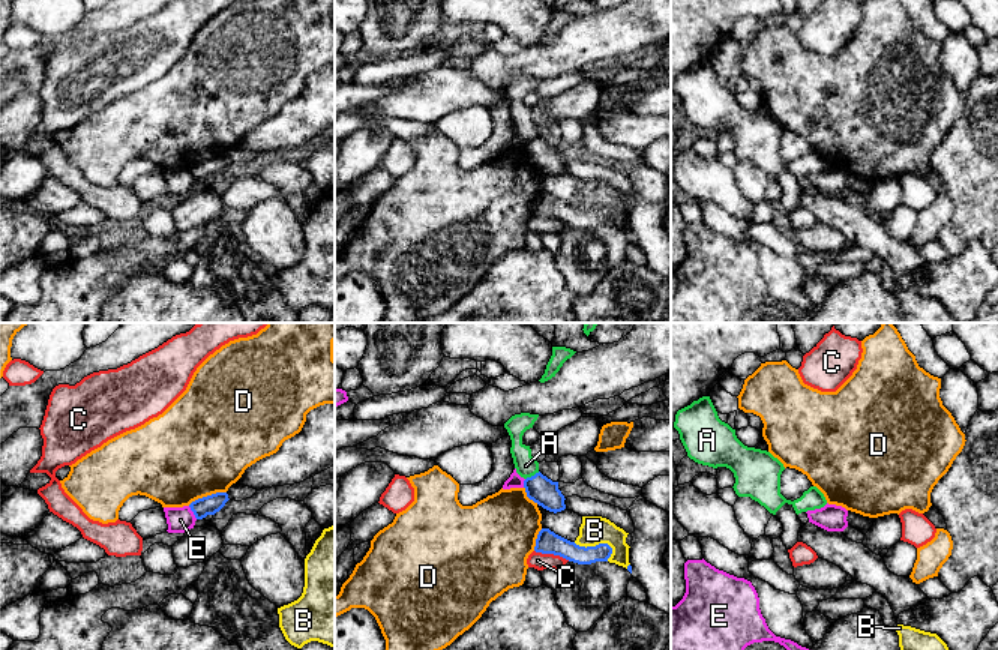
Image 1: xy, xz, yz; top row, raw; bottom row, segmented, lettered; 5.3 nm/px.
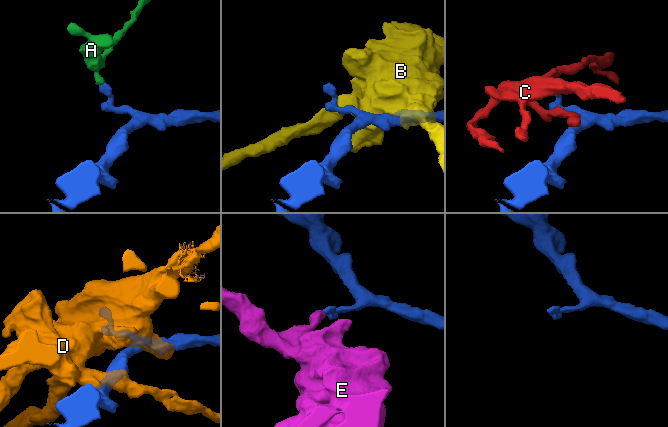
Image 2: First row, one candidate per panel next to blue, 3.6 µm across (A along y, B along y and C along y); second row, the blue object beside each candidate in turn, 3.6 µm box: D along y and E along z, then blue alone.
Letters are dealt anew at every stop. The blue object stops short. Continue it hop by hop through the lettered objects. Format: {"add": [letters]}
{"add": []}

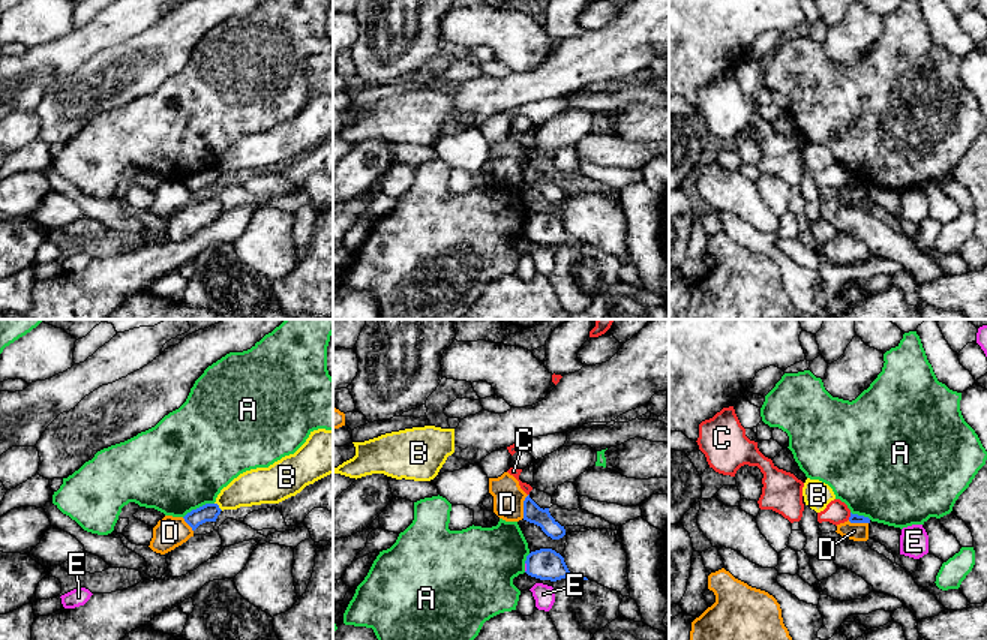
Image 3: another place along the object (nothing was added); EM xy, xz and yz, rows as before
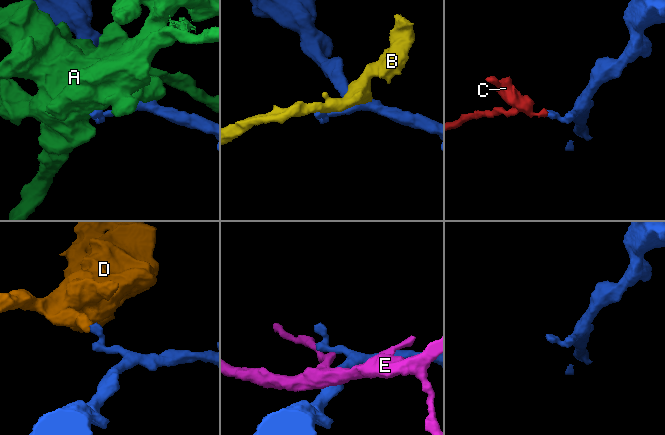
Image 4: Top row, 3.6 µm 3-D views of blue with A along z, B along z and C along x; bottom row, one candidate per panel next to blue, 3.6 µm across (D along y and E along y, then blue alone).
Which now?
{"add": []}

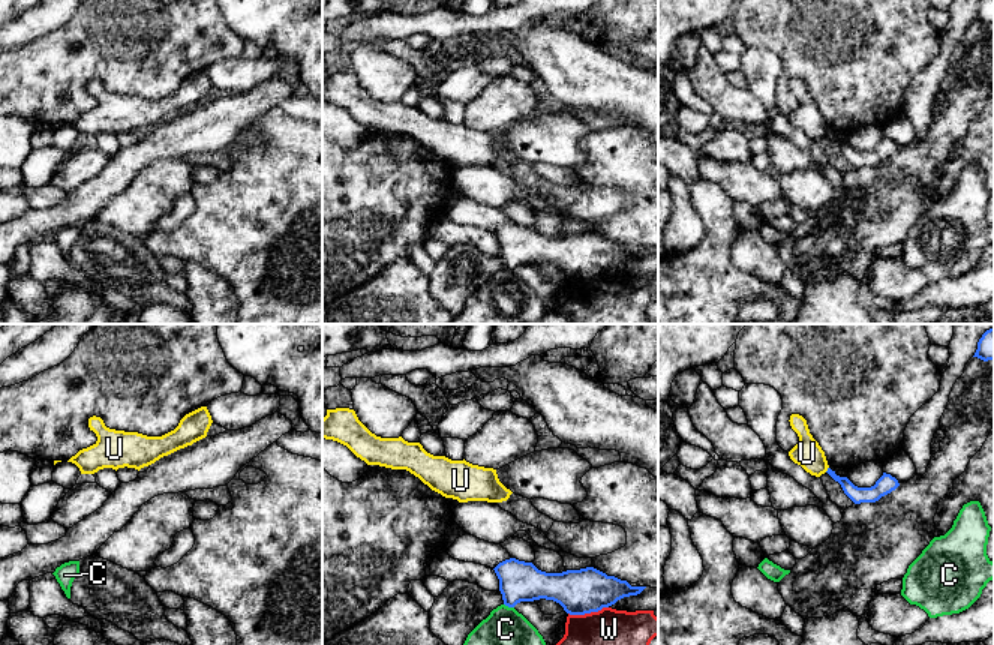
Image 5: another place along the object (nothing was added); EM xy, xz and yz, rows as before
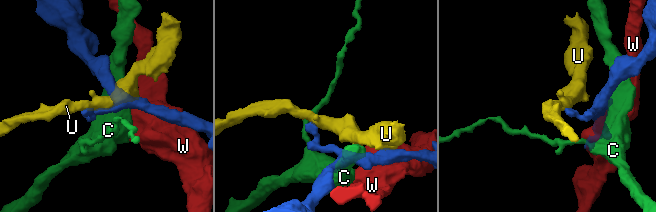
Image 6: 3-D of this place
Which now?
{"add": []}

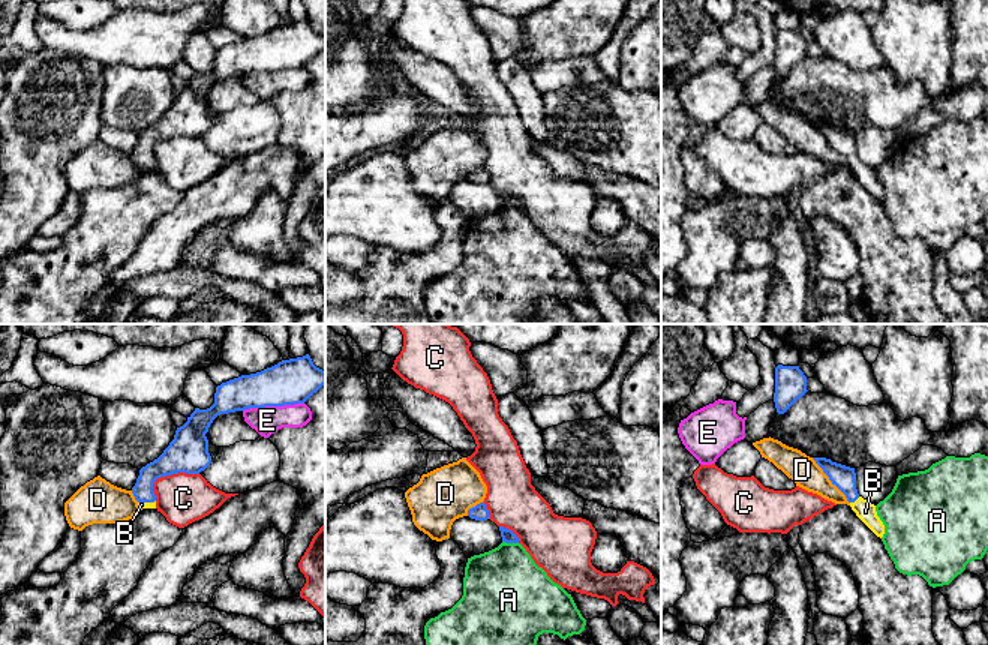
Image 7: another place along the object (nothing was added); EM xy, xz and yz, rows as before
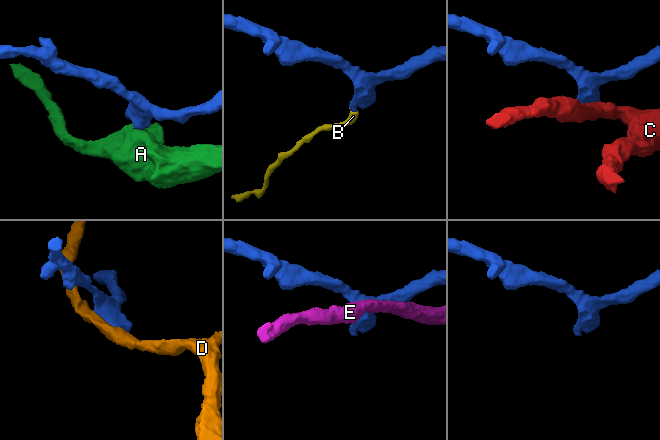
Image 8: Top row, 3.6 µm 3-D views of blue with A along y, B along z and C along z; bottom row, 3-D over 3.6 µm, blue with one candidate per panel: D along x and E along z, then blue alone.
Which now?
{"add": ["B"]}

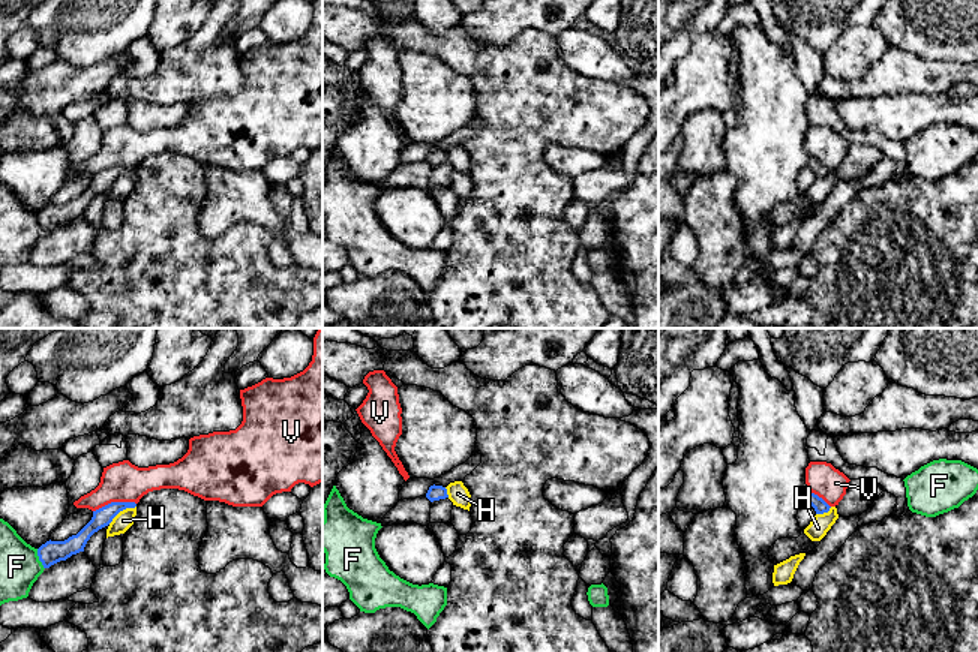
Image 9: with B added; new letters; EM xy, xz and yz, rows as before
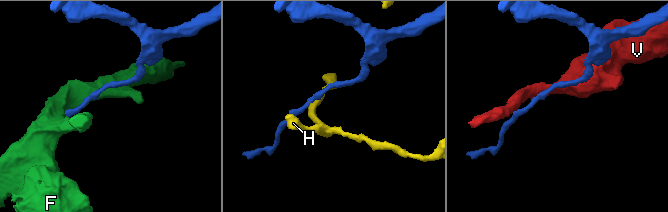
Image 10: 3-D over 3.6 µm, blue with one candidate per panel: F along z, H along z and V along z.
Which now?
{"add": []}

